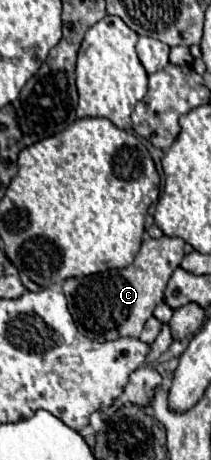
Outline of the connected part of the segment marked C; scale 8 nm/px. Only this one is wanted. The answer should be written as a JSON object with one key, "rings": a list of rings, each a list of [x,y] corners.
{"rings":[[[146,235],[134,263],[124,269],[110,269],[86,277],[70,277],[62,283],[62,291],[68,299],[70,313],[78,323],[78,329],[96,341],[110,341],[120,337],[140,337],[140,331],[148,317],[152,317],[156,305],[164,301],[164,289],[184,257],[184,239],[166,237],[152,239]]]}

